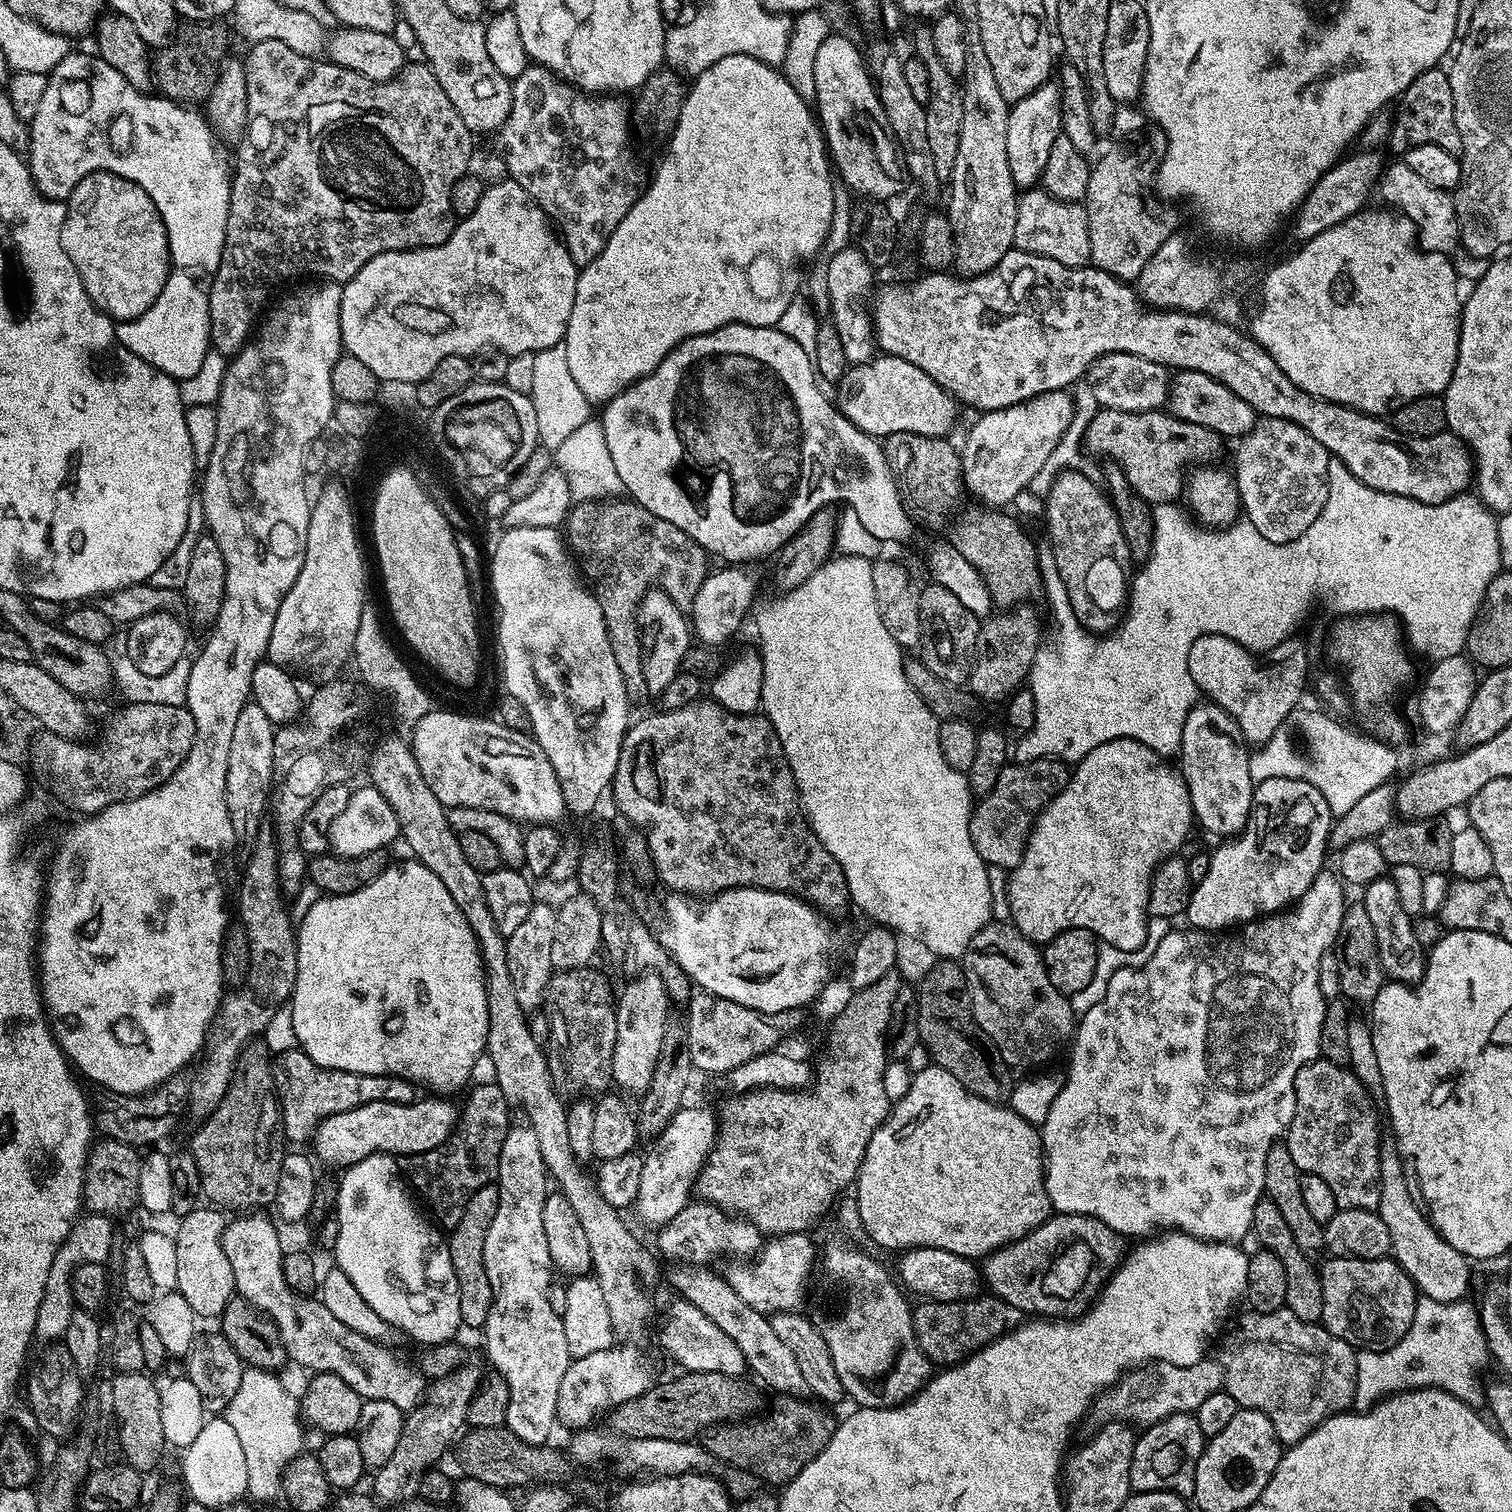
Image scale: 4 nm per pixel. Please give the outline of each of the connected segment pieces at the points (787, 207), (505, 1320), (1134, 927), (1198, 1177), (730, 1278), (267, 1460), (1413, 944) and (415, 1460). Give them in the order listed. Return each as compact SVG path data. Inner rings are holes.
M734 54L714 62L701 76L691 81L684 97L684 105L677 122L678 155L672 154L656 176L664 182L653 184L618 222L612 237L606 242L602 254L592 264L585 264L576 277L574 310L570 310L570 322L562 341L566 348L567 365L571 377L577 382L582 394L592 406L603 406L622 390L636 384L643 376L649 376L666 357L684 340L718 330L727 324L749 324L755 328L776 326L792 300L797 299L800 288L800 260L808 260L823 249L830 234L830 222L834 218L836 188L832 184L834 172L830 153L824 139L824 130L810 107L809 101L790 86L779 67L764 64L758 58L746 54Z
M527 1122L519 1123L513 1123L508 1129L494 1177L498 1190L498 1211L494 1214L494 1222L490 1222L486 1247L482 1249L486 1278L490 1278L492 1305L482 1335L491 1369L506 1379L507 1389L510 1390L505 1427L528 1445L545 1445L556 1427L559 1383L569 1369L572 1357L561 1313L556 1312L548 1301L548 1291L554 1287L550 1246L546 1246L546 1230L542 1230L542 1206L550 1191L548 1167L542 1162L542 1150L538 1150L538 1136Z
M1111 740L1090 750L1090 754L1086 754L1086 758L1080 760L1078 767L1068 777L1068 785L1037 816L1036 825L1032 827L1032 833L1028 835L1028 845L1024 851L1022 862L1018 862L1018 866L1011 869L1008 877L1010 920L1027 940L1031 940L1037 946L1043 946L1049 944L1055 936L1066 930L1081 928L1082 930L1090 930L1105 945L1108 943L1110 947L1117 948L1122 952L1121 954L1136 953L1140 942L1147 935L1148 891L1152 874L1163 860L1168 860L1181 851L1179 848L1183 846L1184 839L1191 834L1192 828L1194 829L1188 787L1179 771L1173 765L1171 768L1168 764L1171 763L1165 757L1158 755L1153 748L1147 748L1145 744L1137 740Z
M1322 870L1304 897L1279 914L1262 916L1231 934L1169 930L1160 937L1157 949L1147 962L1139 967L1120 966L1115 969L1105 997L1079 1017L1079 1028L1070 1044L1072 1057L1068 1060L1064 1085L1050 1106L1040 1133L1040 1140L1044 1143L1044 1185L1057 1213L1096 1216L1110 1226L1110 1230L1125 1238L1144 1238L1157 1230L1175 1230L1199 1240L1239 1245L1240 1239L1252 1232L1254 1206L1258 1206L1265 1195L1266 1154L1270 1154L1272 1147L1287 1133L1294 1118L1294 1078L1301 1066L1320 1056L1319 1038L1326 1001L1318 986L1318 966L1322 962L1322 954L1333 951L1336 935L1342 926L1346 907L1344 890L1346 888L1339 875L1331 876L1328 870ZM1139 1080L1142 1087L1152 1088L1148 1096L1104 1096L1104 1088L1132 1088Z
M791 1232L785 1236L771 1237L768 1243L772 1244L765 1243L763 1245L762 1251L755 1257L755 1260L757 1259L756 1264L748 1265L748 1262L744 1260L731 1261L729 1263L731 1265L727 1270L724 1270L725 1280L736 1290L736 1293L741 1296L742 1300L749 1303L754 1310L765 1314L797 1311L805 1303L806 1285L814 1272L814 1252L812 1256L812 1244L807 1240L808 1238L803 1232Z
M245 1367L244 1373L242 1374L242 1378L238 1382L238 1390L234 1394L234 1398L230 1398L230 1402L228 1403L226 1409L226 1417L228 1422L231 1425L231 1429L238 1434L239 1445L242 1446L243 1457L246 1458L246 1469L247 1469L247 1479L248 1479L248 1491L247 1495L249 1497L252 1496L256 1500L272 1500L275 1496L279 1497L281 1495L282 1489L280 1486L280 1478L284 1474L284 1467L290 1463L296 1456L301 1455L302 1449L300 1448L304 1444L304 1432L300 1429L300 1424L302 1425L302 1413L300 1410L300 1406L297 1400L297 1397L294 1395L292 1397L292 1392L287 1388L286 1385L283 1384L282 1381L279 1380L279 1375L276 1372L266 1372L261 1368L250 1368Z
M1391 878L1374 880L1362 888L1362 894L1364 909L1366 914L1370 914L1370 926L1374 926L1374 934L1378 938L1378 958L1382 962L1385 977L1397 984L1418 984L1424 976L1426 948L1418 935L1413 917L1402 910L1395 882Z
M464 1362L448 1376L431 1381L430 1395L403 1417L401 1437L398 1439L394 1454L390 1455L385 1464L375 1469L376 1477L373 1478L372 1489L370 1489L375 1503L381 1506L387 1506L387 1504L395 1506L413 1499L419 1493L420 1477L431 1465L428 1463L435 1458L436 1452L446 1451L448 1443L450 1448L453 1443L452 1435L460 1427L465 1427L468 1407L476 1397L481 1379L482 1372L469 1362Z

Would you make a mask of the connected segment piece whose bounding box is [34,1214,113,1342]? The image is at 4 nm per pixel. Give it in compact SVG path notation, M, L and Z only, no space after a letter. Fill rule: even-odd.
M84 1214L77 1219L72 1225L68 1239L64 1241L64 1245L58 1250L58 1254L54 1258L54 1262L50 1266L50 1274L46 1278L46 1286L44 1287L44 1297L40 1303L40 1309L36 1315L36 1331L35 1339L52 1340L48 1342L56 1342L61 1339L66 1330L66 1326L70 1326L70 1314L74 1311L72 1302L72 1271L76 1269L78 1264L104 1264L107 1256L112 1252L112 1224L113 1221L104 1214Z

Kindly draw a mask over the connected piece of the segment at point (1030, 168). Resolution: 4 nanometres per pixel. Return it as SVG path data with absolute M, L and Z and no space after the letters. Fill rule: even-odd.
M1055 83L1043 84L1034 94L1011 105L1007 127L1007 161L1017 189L1032 190L1041 183L1050 146L1062 135L1060 123L1060 89Z

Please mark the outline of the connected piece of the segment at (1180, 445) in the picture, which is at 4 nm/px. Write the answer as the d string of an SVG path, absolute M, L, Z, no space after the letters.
M1101 407L1090 422L1084 443L1093 457L1109 456L1111 463L1124 471L1132 491L1155 506L1179 501L1179 496L1181 499L1186 484L1184 467L1215 461L1212 459L1220 452L1222 437L1206 426L1179 420L1164 410L1127 413Z

